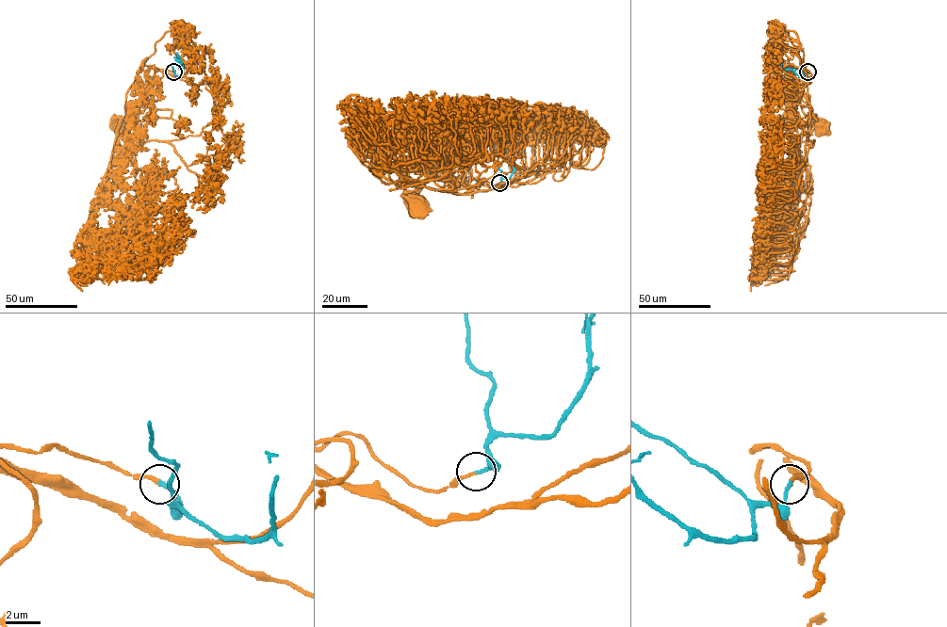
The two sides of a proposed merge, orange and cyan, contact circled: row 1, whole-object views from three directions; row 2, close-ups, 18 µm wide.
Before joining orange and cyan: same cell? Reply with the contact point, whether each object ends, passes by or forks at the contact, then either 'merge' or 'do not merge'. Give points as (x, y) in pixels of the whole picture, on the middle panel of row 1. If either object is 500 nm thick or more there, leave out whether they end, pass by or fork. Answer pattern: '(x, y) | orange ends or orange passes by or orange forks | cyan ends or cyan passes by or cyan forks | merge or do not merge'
(499, 183) | orange ends | cyan ends | merge

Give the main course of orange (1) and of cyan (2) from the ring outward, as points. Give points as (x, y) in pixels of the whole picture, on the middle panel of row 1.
1: (499, 183), (492, 185), (482, 177), (454, 181), (429, 176), (425, 172), (416, 202)
2: (499, 183), (502, 178), (508, 178), (514, 168), (512, 142), (505, 127)

